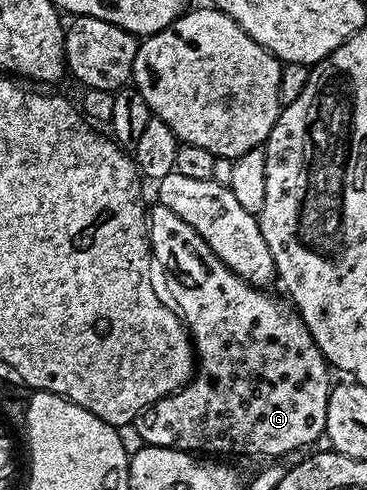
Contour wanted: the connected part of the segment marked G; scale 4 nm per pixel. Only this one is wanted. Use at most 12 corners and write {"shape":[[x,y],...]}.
{"shape":[[158,202],[147,237],[194,344],[148,447],[283,457],[333,386],[290,302]]}

